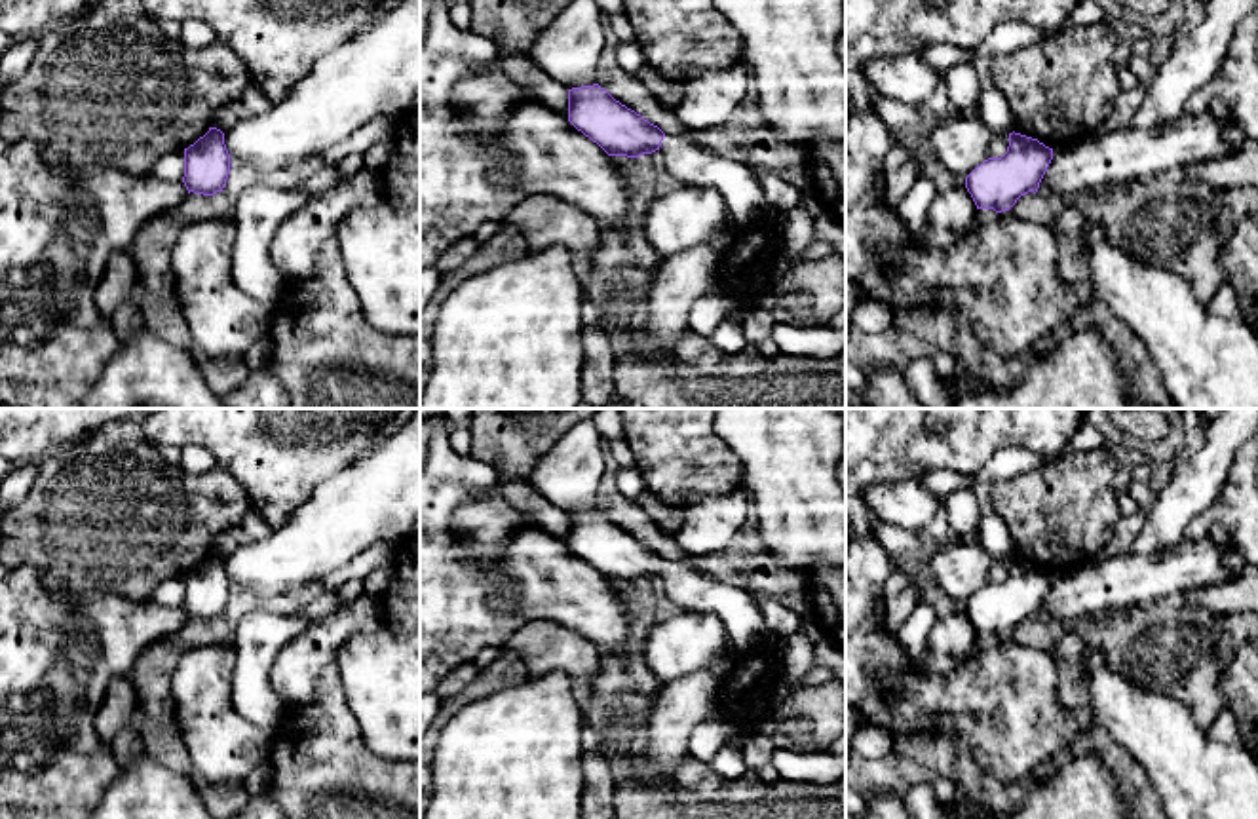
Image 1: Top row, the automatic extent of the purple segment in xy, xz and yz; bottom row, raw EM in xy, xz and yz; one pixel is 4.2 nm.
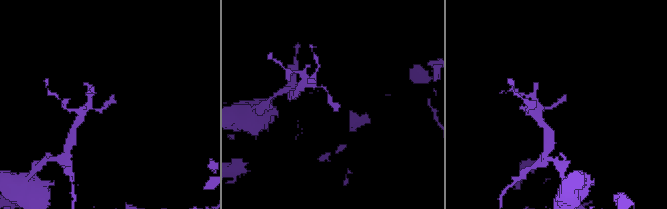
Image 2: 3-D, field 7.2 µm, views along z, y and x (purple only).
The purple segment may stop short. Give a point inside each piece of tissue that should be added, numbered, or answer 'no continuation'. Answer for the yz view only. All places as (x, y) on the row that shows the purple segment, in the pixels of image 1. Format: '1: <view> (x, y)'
no continuation

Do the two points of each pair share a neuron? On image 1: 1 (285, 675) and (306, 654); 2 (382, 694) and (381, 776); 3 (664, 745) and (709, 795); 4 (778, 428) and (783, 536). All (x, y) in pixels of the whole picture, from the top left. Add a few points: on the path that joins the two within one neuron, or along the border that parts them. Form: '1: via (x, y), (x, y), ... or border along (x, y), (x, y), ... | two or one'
1: via (291, 669), (301, 660) | one
2: border along (384, 759), (400, 761) | two
3: border along (688, 755), (648, 785) | two
4: via (780, 455), (780, 510) | one

